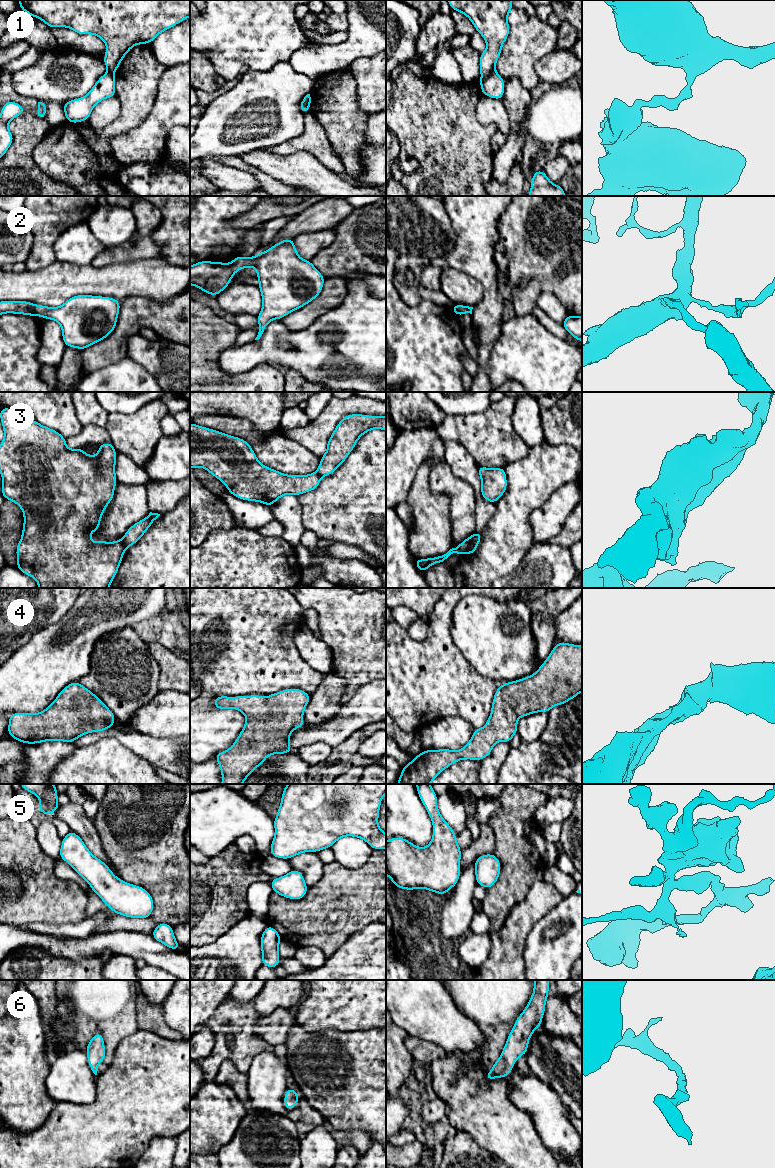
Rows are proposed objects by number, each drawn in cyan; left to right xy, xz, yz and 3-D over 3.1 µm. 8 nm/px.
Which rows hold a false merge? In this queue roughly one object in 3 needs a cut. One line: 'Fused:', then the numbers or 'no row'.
Fused: 1, 2, 3

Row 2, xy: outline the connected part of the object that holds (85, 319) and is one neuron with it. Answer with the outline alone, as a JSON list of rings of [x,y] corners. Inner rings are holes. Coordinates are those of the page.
[[[76,295],[59,307],[35,305],[35,315],[57,321],[62,327],[62,338],[66,347],[85,349],[105,339],[117,324],[120,301],[110,297]]]

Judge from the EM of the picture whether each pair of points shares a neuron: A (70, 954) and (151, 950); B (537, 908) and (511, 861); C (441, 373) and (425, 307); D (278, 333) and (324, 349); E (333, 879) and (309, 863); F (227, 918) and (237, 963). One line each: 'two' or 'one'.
A: one
B: two
C: one
D: one
E: two
F: two

